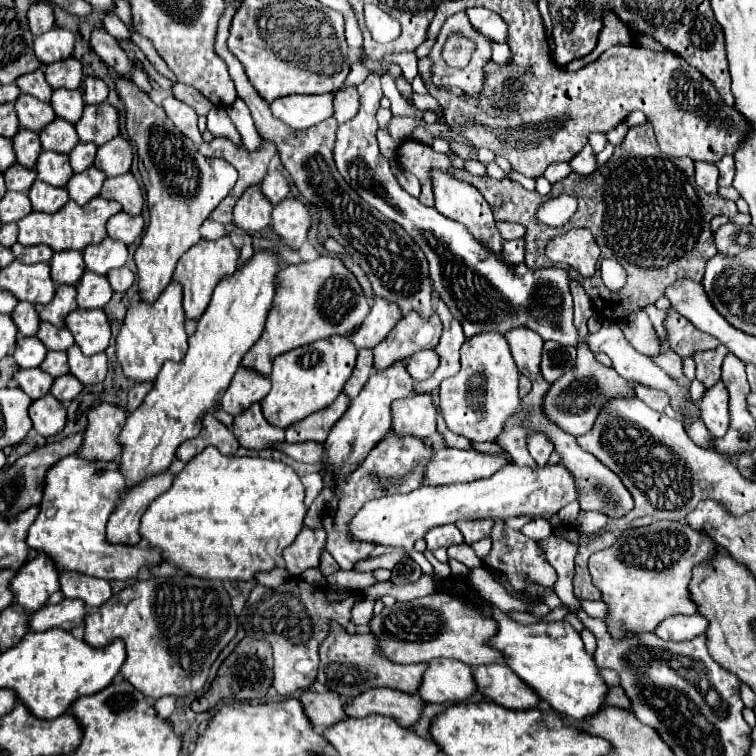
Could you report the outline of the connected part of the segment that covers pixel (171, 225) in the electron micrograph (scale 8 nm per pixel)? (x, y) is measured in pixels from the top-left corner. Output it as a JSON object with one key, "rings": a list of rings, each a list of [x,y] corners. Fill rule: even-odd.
{"rings":[[[114,74],[118,92],[126,104],[126,130],[138,148],[138,170],[146,186],[150,224],[142,236],[134,260],[138,266],[138,296],[154,304],[172,280],[180,256],[200,242],[200,226],[210,212],[230,194],[236,170],[224,160],[202,156],[194,142],[174,128],[164,108],[158,108],[132,80]]]}

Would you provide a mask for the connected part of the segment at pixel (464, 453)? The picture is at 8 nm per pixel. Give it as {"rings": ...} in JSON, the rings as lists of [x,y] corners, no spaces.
{"rings":[[[438,448],[424,470],[422,486],[444,486],[444,484],[464,484],[480,478],[492,476],[496,468],[506,464],[504,456],[484,454],[476,450],[458,448]]]}

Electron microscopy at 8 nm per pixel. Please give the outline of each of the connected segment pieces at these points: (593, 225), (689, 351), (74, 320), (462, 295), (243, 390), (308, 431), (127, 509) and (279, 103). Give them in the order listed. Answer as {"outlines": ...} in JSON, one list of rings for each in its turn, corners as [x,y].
{"outlines":[[[[648,124],[630,128],[622,146],[614,150],[612,158],[598,172],[590,176],[572,172],[556,186],[558,194],[568,194],[578,202],[578,210],[564,224],[562,232],[588,228],[602,248],[602,258],[614,258],[626,268],[628,290],[618,294],[588,290],[596,314],[610,322],[622,320],[646,304],[654,304],[664,288],[676,280],[690,278],[702,282],[704,264],[716,254],[710,230],[712,218],[732,218],[738,214],[734,202],[718,194],[706,194],[694,182],[692,160],[664,156]]],[[[670,312],[664,320],[666,328],[666,340],[670,350],[674,350],[678,356],[692,356],[698,350],[712,350],[716,344],[720,344],[716,338],[700,332],[692,322],[684,320],[678,312]]],[[[74,310],[66,316],[66,326],[70,328],[76,344],[86,356],[104,352],[110,342],[110,322],[104,310]]],[[[370,74],[366,82],[358,86],[358,94],[358,114],[350,122],[340,124],[336,132],[336,168],[342,178],[360,194],[360,198],[382,212],[388,220],[398,222],[420,244],[430,264],[434,288],[448,304],[452,316],[462,324],[466,338],[490,330],[506,334],[512,328],[530,328],[544,340],[576,346],[578,330],[572,324],[574,312],[566,270],[540,268],[532,272],[526,264],[510,266],[492,252],[486,252],[462,224],[440,216],[434,208],[428,208],[418,198],[406,194],[396,176],[390,172],[390,160],[380,154],[376,144],[376,110],[382,98],[380,78],[376,74]]],[[[238,368],[228,390],[222,396],[222,410],[230,416],[238,416],[248,410],[254,402],[260,402],[270,392],[270,380],[266,376],[256,376],[246,368]]],[[[340,394],[328,408],[292,424],[286,428],[286,440],[290,444],[302,444],[302,442],[318,442],[322,444],[330,432],[330,428],[342,418],[342,414],[348,410],[350,398]]],[[[164,472],[160,476],[152,476],[142,484],[134,486],[110,514],[106,526],[106,540],[110,544],[136,546],[140,542],[138,526],[142,514],[146,512],[152,500],[156,500],[164,490],[170,488],[172,480],[174,476],[170,472]]],[[[332,94],[320,96],[282,96],[270,104],[272,116],[282,120],[292,130],[306,130],[316,126],[320,120],[326,120],[334,114],[332,110]]]]}

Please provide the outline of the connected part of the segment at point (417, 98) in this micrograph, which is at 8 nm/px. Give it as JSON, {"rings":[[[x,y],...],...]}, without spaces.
{"rings":[[[413,93],[410,100],[411,104],[419,110],[438,110],[438,112],[443,115],[442,107],[440,104],[438,104],[438,101],[430,94],[419,95],[417,93]]]}

